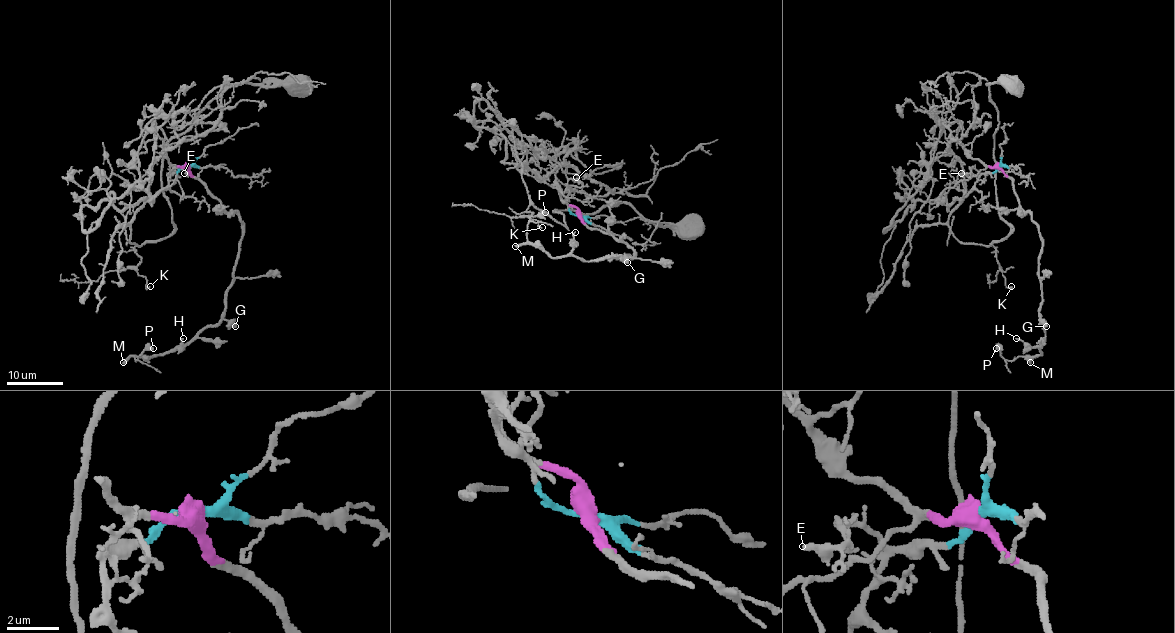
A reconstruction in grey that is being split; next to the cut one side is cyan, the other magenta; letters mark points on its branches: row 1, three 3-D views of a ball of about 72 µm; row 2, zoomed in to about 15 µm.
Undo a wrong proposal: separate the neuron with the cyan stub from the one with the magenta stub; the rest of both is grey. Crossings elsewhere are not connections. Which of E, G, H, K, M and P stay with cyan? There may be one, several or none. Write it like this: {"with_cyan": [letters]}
{"with_cyan": ["E", "K"]}

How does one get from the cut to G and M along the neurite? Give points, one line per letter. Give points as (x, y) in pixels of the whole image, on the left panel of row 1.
G: (187, 166), (227, 212), (234, 212), (241, 225), (233, 282), (226, 296), (225, 311), (226, 320), (236, 327)
M: (187, 166), (241, 223), (223, 317), (181, 345), (159, 354), (130, 356), (123, 363)

